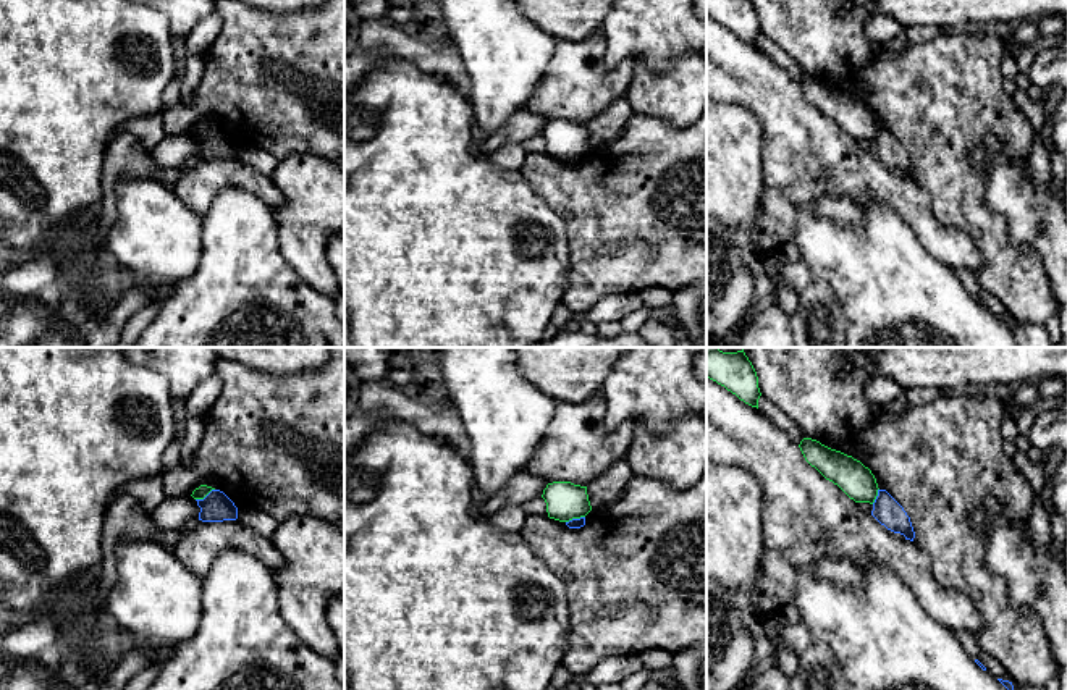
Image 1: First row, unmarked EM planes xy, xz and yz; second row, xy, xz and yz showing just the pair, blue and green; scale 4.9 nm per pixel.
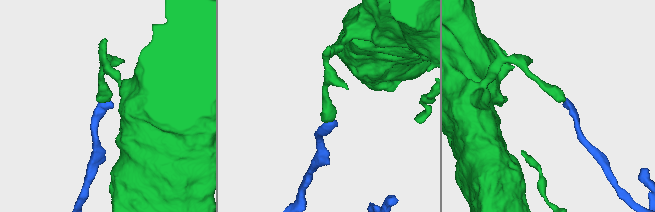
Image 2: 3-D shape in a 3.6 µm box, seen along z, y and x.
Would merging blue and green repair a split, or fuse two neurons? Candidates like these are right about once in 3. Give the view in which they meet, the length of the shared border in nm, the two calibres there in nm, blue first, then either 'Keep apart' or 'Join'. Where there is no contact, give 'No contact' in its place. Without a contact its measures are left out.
Touches blue in xy. Shared border 110 nm. Thickness 150 nm (blue) against 60 nm. Keep apart

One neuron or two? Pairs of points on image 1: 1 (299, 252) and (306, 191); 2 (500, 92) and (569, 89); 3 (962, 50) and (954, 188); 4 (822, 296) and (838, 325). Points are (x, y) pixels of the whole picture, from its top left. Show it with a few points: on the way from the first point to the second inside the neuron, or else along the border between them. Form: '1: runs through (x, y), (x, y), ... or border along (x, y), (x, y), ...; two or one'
1: runs through (304, 238), (306, 206); one
2: border along (553, 55), (534, 94), (524, 105); two
3: runs through (954, 84), (954, 154); one
4: runs through (822, 302), (822, 309), (831, 319); one

